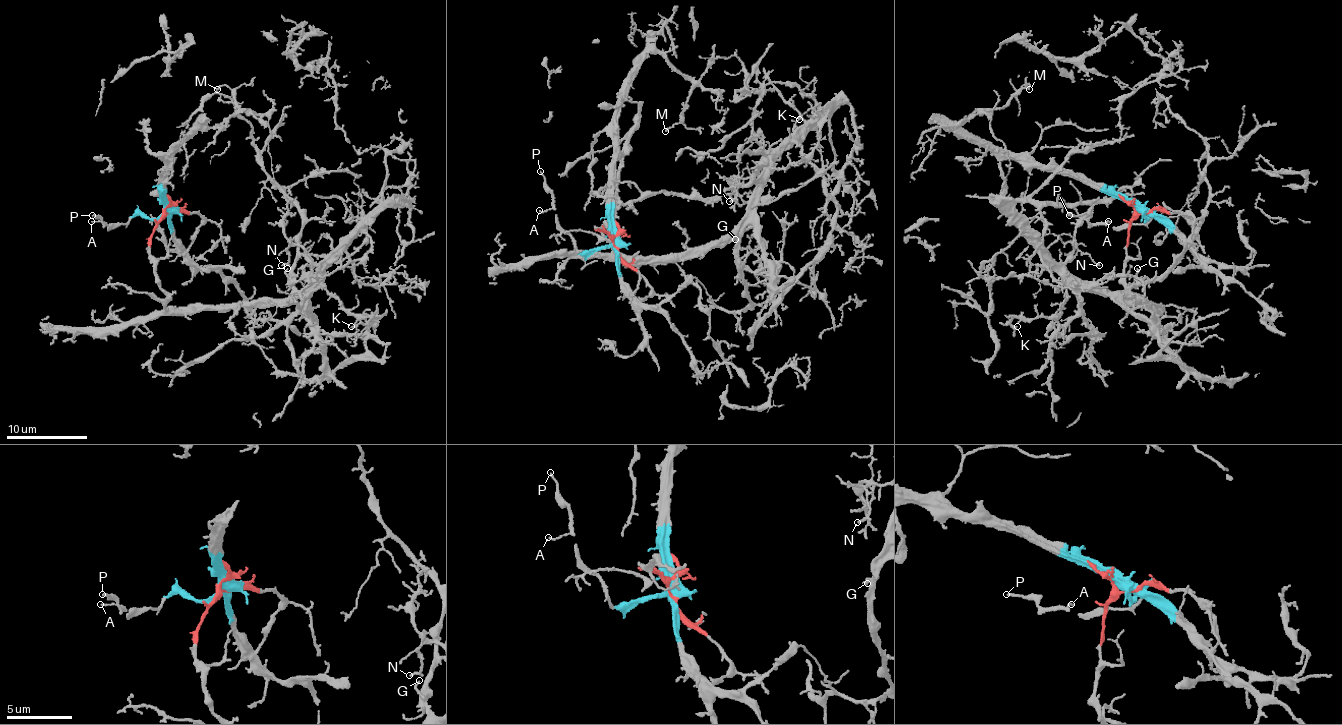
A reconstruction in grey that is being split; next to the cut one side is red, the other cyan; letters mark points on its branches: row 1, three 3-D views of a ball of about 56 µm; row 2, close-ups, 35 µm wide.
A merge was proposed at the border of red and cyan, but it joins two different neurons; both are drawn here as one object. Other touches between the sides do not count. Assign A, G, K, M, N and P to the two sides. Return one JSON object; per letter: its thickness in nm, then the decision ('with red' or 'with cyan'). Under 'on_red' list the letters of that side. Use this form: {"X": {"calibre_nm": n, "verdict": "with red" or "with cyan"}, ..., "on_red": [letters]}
{"A": {"calibre_nm": 120, "verdict": "with cyan"}, "G": {"calibre_nm": 160, "verdict": "with red"}, "K": {"calibre_nm": 120, "verdict": "with red"}, "M": {"calibre_nm": 170, "verdict": "with cyan"}, "N": {"calibre_nm": 160, "verdict": "with red"}, "P": {"calibre_nm": 160, "verdict": "with cyan"}, "on_red": ["G", "K", "N"]}

